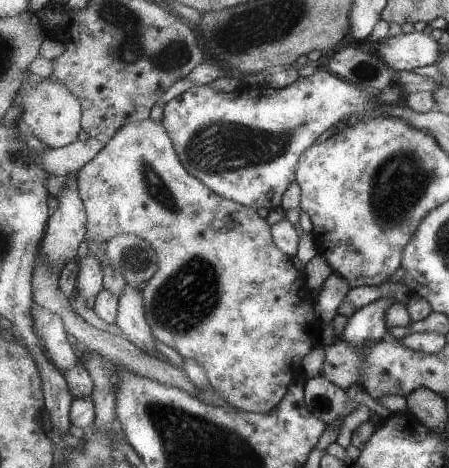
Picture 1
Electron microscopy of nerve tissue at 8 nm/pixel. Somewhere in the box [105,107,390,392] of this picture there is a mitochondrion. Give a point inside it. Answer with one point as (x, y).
(215, 148)

